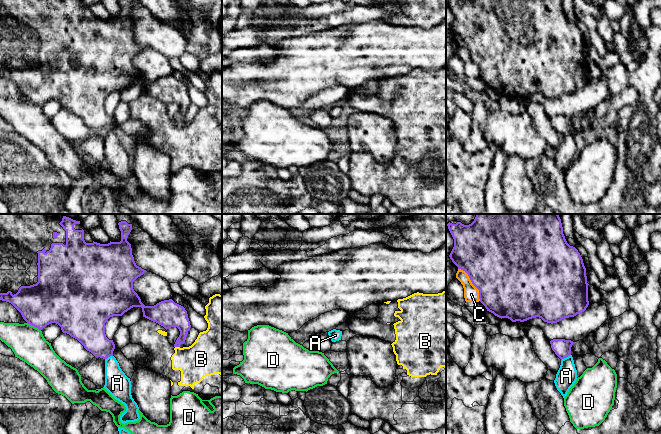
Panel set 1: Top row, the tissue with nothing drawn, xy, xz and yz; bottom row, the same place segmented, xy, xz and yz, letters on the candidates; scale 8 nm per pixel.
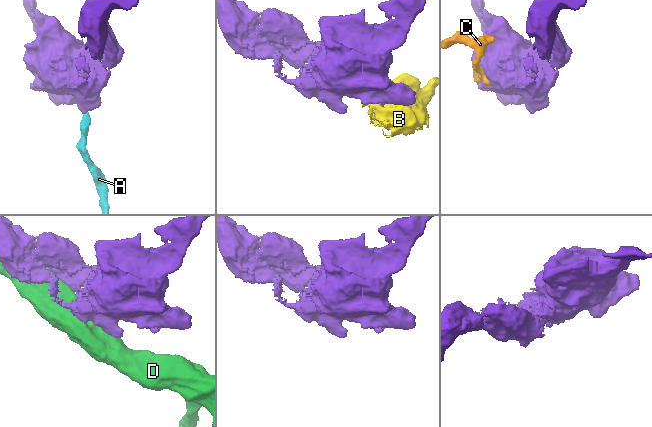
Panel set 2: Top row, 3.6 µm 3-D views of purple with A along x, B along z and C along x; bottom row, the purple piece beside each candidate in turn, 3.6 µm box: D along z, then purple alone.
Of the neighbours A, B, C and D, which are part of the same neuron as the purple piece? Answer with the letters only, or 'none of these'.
A

